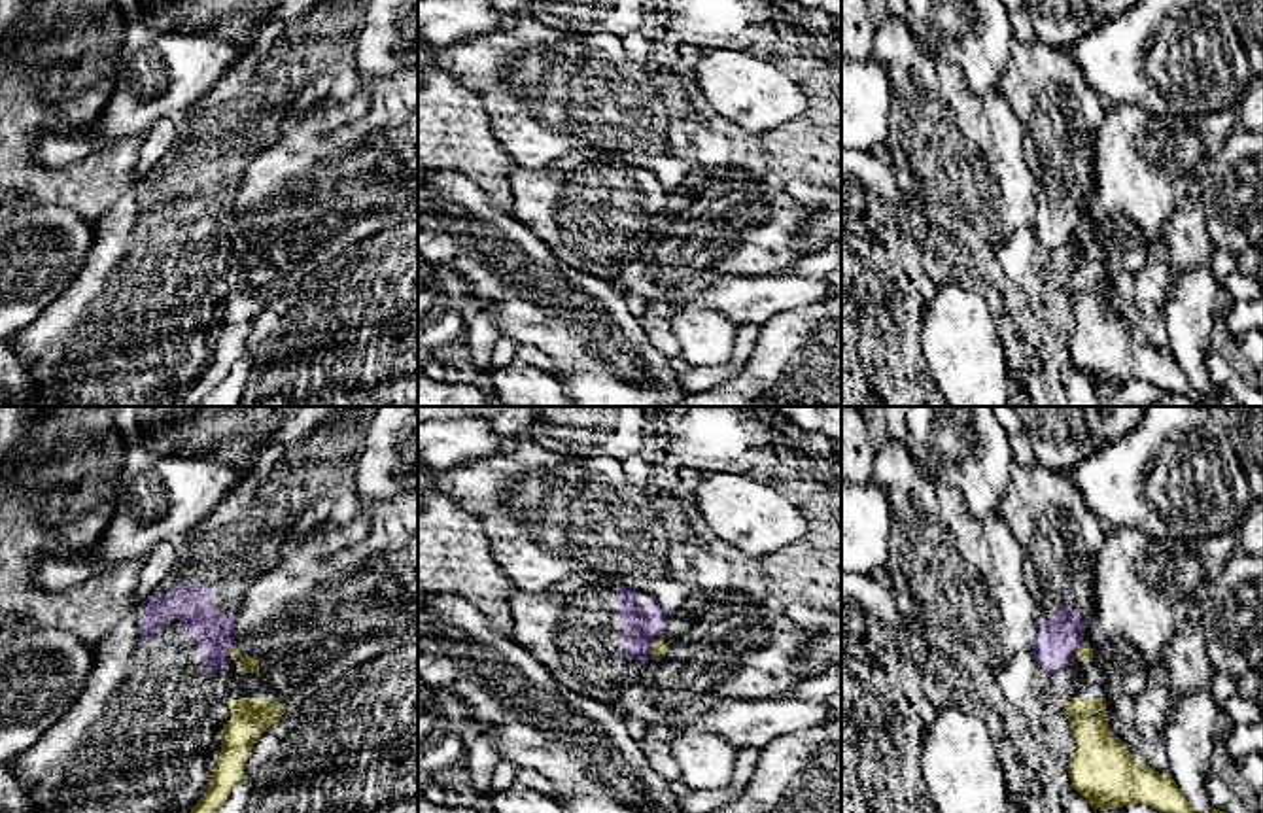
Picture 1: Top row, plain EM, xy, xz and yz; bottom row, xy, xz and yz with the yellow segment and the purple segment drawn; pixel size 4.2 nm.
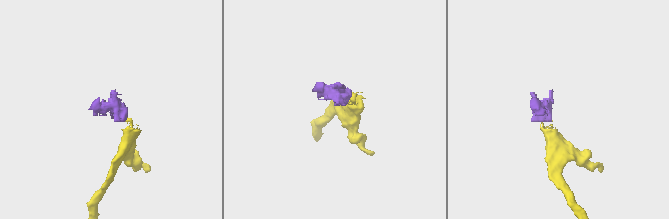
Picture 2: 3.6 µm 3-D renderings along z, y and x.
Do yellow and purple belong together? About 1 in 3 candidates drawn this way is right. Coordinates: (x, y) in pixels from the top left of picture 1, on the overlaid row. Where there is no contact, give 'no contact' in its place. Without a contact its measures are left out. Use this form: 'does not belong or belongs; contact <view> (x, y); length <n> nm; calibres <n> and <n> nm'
does not belong; contact xy (231, 651); length 80 nm; calibres 60 and 170 nm

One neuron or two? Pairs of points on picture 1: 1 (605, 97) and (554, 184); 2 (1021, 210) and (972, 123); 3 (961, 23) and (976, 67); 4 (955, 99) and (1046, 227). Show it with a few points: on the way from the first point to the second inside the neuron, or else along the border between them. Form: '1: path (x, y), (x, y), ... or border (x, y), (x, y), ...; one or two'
1: border (617, 161), (588, 152), (570, 152), (532, 169); two
2: path (1004, 190), (1003, 176), (982, 144); one
3: path (972, 34), (976, 38), (976, 55); one
4: border (1027, 169), (1038, 182), (1033, 222); two

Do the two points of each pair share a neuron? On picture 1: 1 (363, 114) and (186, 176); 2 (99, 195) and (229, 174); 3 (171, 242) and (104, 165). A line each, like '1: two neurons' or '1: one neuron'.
1: two neurons
2: two neurons
3: two neurons

